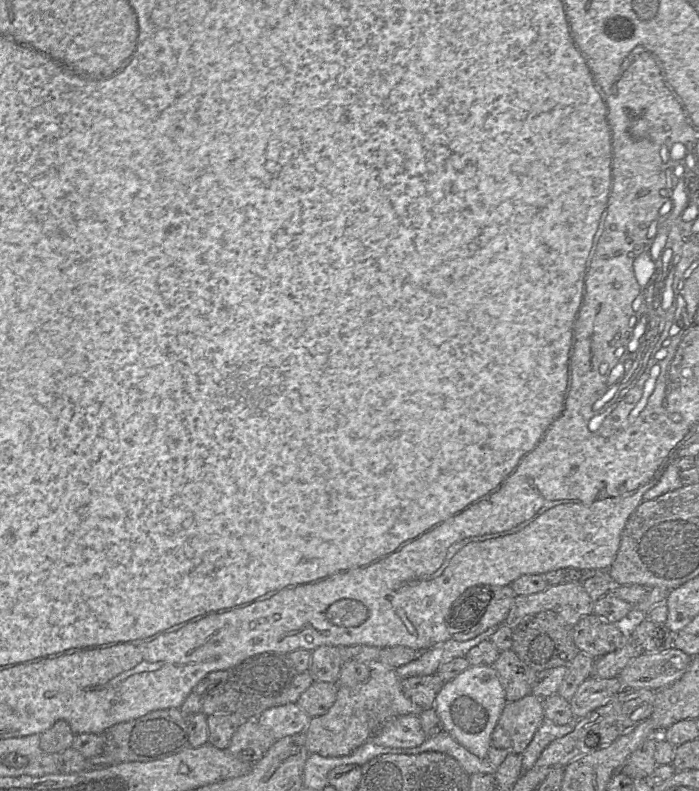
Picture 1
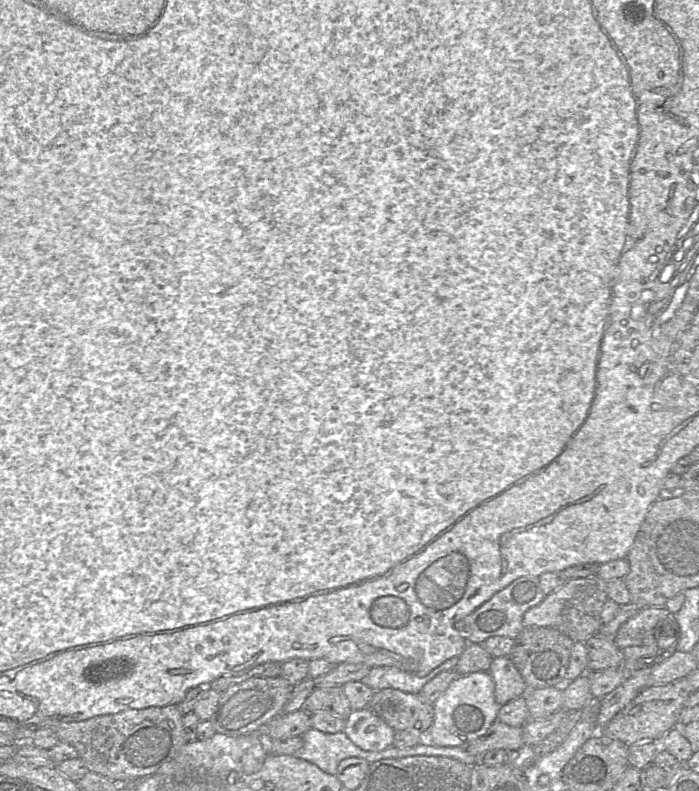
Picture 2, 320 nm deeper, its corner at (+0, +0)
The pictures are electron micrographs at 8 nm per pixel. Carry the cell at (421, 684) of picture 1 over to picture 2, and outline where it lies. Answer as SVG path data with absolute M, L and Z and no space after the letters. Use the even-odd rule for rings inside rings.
M393 688L375 691L366 708L395 732L415 729L426 736L434 719L433 704L424 700L420 694Z

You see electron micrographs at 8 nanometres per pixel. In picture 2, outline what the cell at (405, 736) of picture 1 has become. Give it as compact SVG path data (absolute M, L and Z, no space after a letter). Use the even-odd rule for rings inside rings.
M369 708L352 710L344 733L364 751L382 751L393 746L395 731Z

